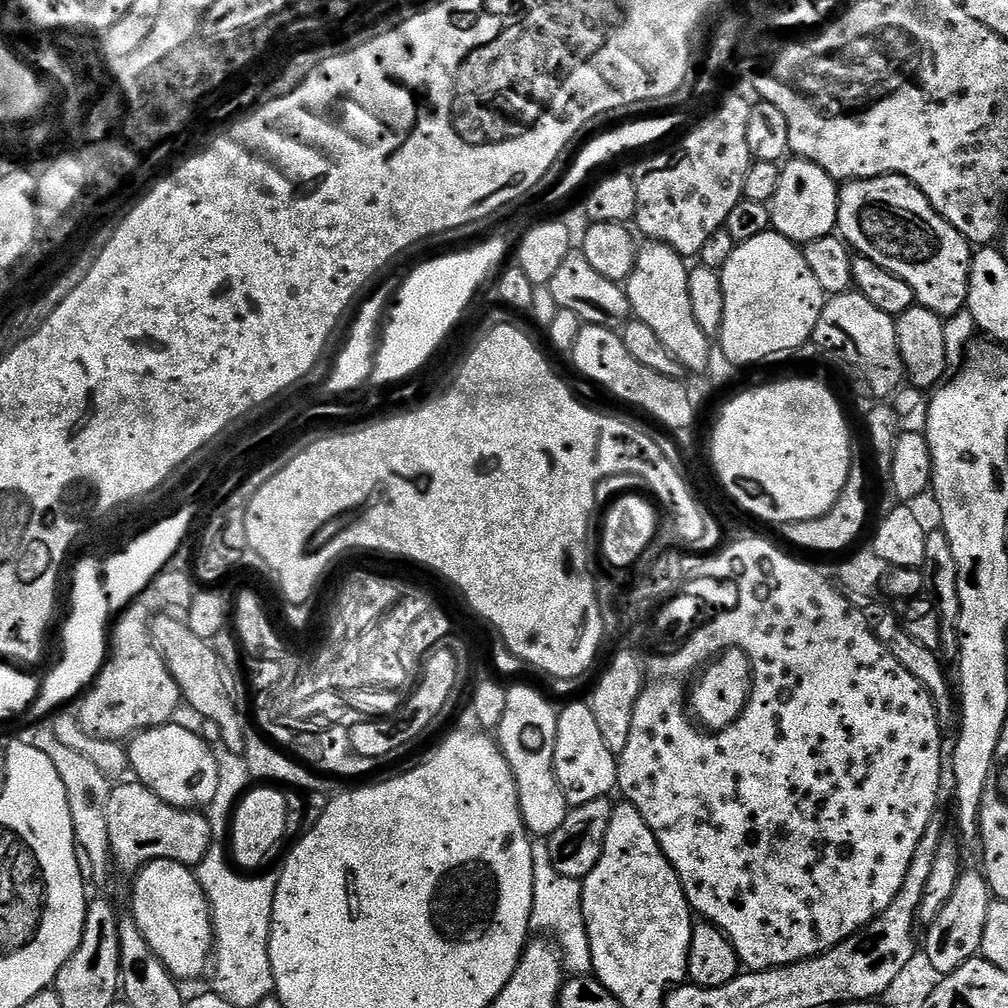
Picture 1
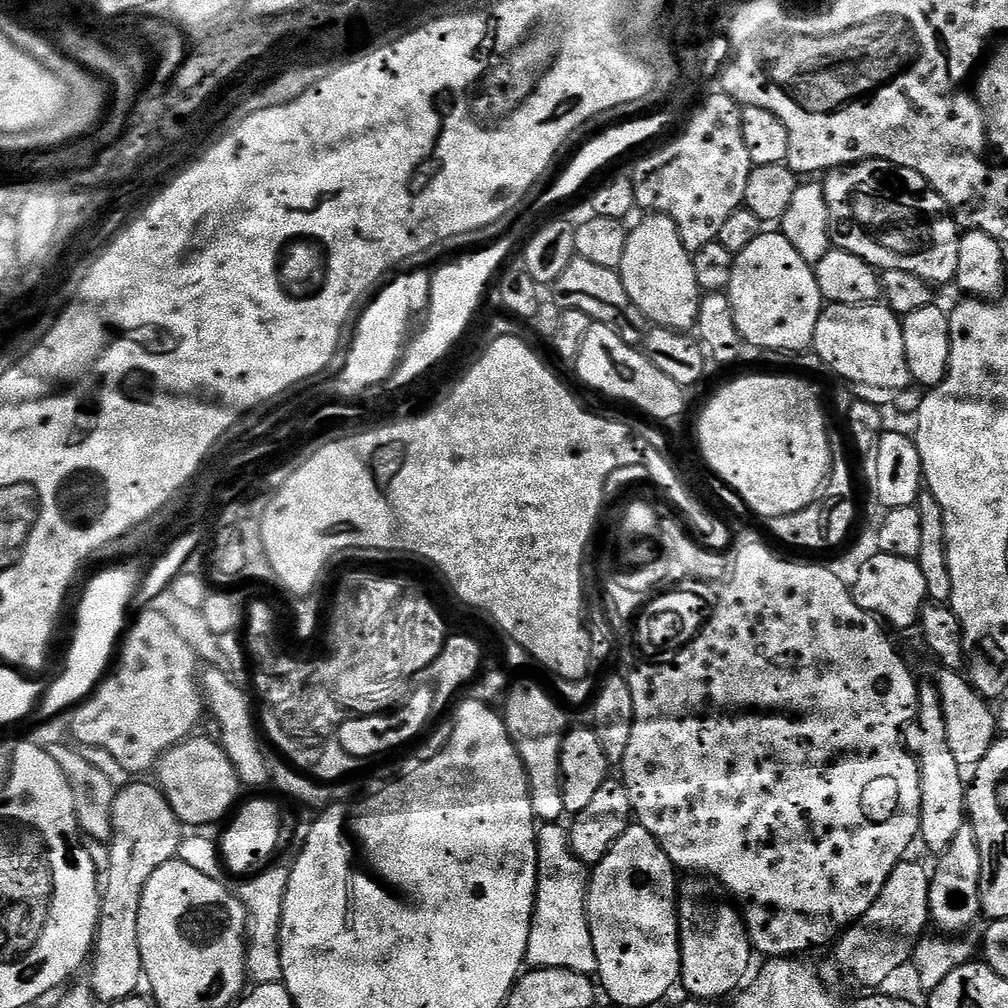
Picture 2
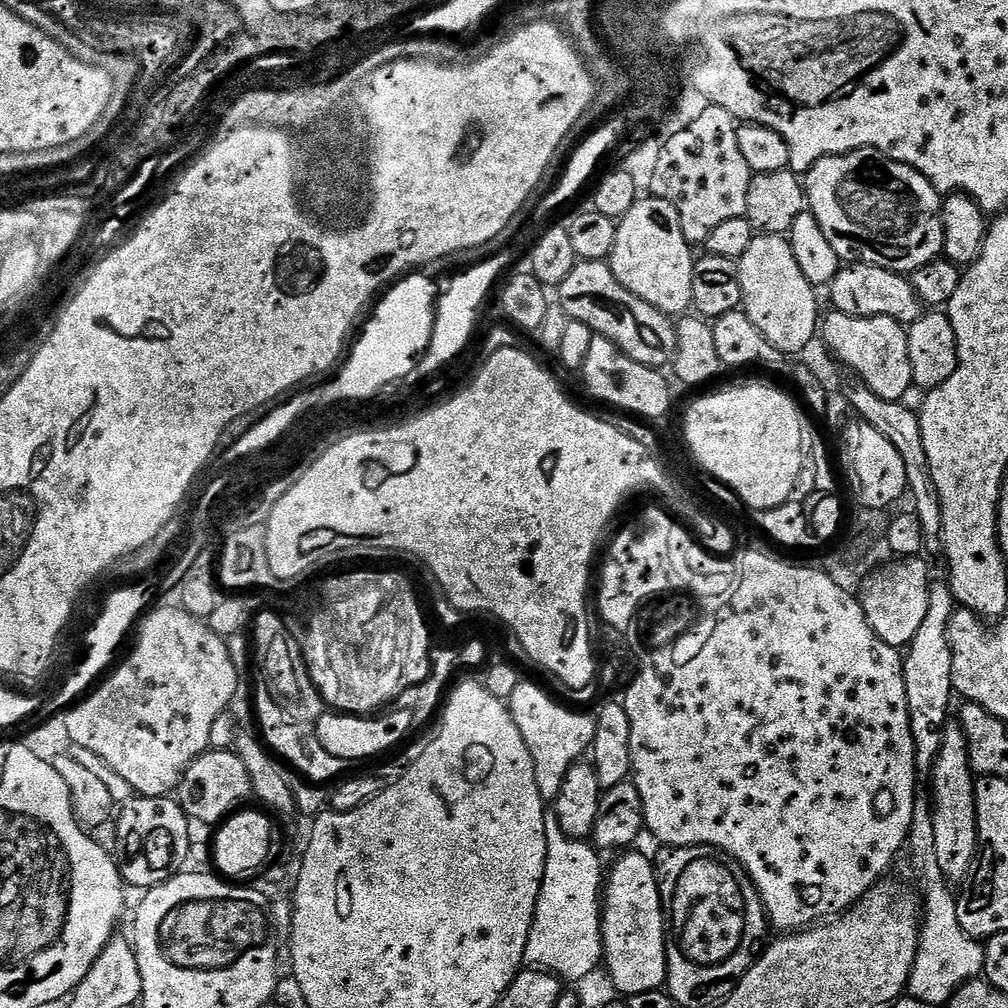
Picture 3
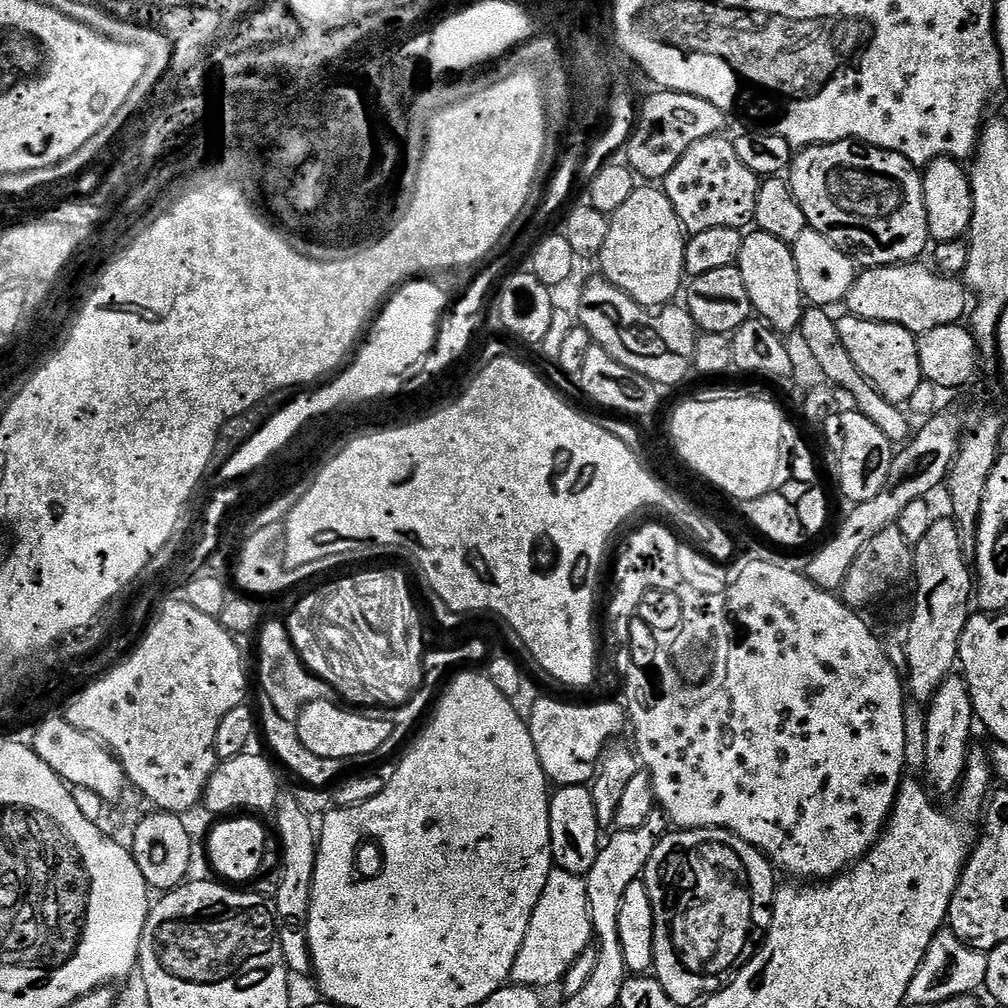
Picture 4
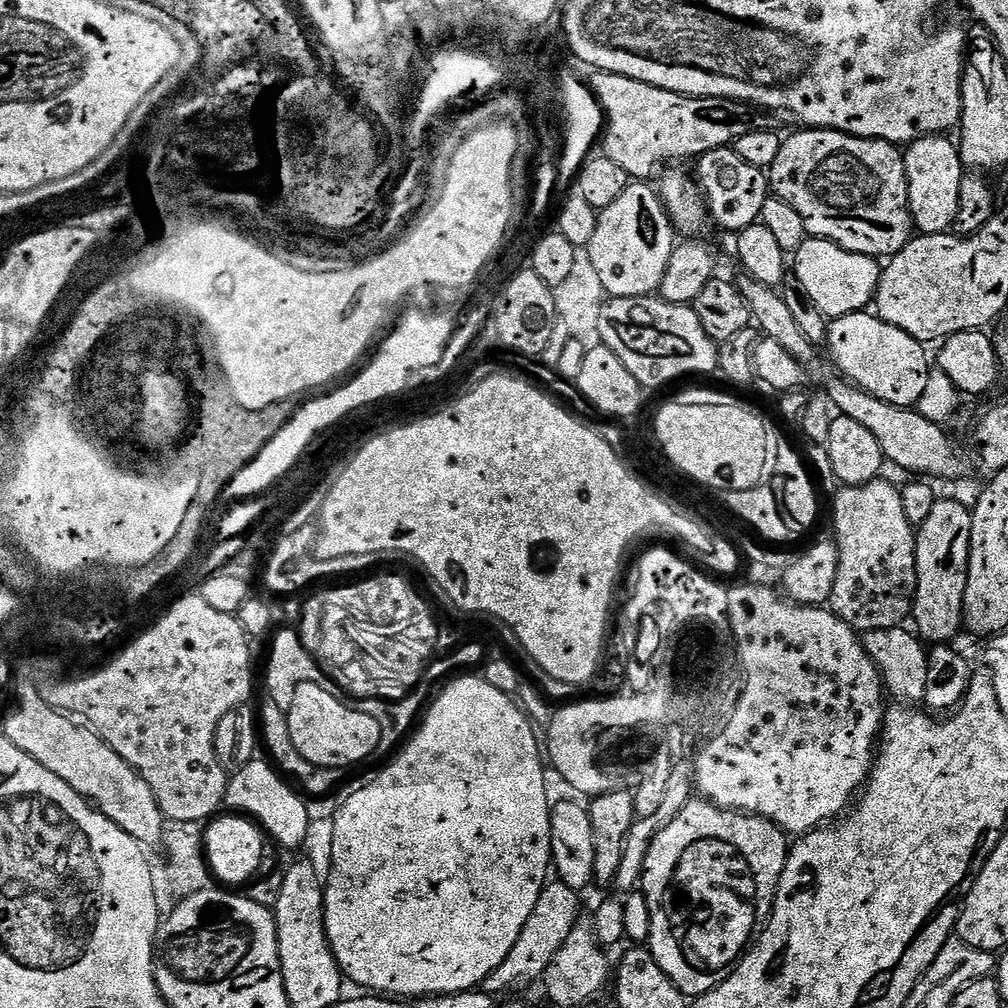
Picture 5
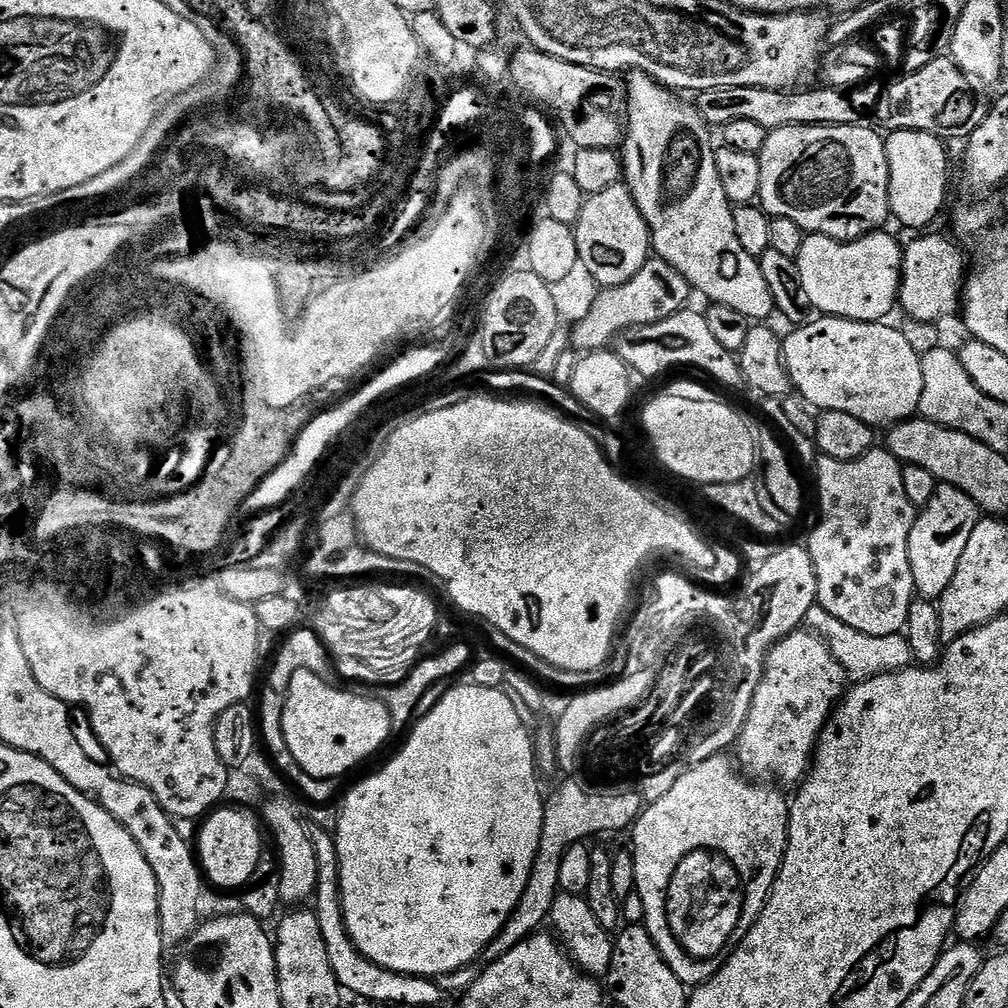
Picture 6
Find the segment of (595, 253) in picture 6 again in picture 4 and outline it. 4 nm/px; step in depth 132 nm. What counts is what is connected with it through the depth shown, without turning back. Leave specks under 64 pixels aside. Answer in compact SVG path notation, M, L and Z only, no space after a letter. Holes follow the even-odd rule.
M638 186L634 194L630 194L630 199L624 205L618 206L618 210L611 213L608 225L610 234L606 234L606 246L602 246L598 257L598 268L603 279L610 281L618 290L622 290L634 302L638 302L647 308L663 308L671 305L676 295L681 295L682 285L686 280L684 270L684 245L686 243L686 233L680 225L678 214L670 202L670 198L664 191L656 186L644 188Z

